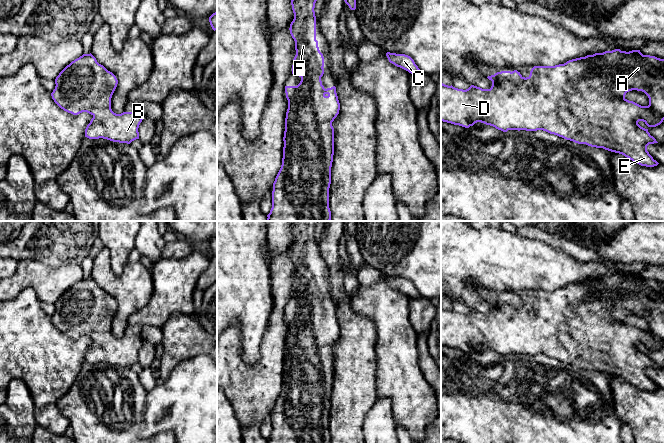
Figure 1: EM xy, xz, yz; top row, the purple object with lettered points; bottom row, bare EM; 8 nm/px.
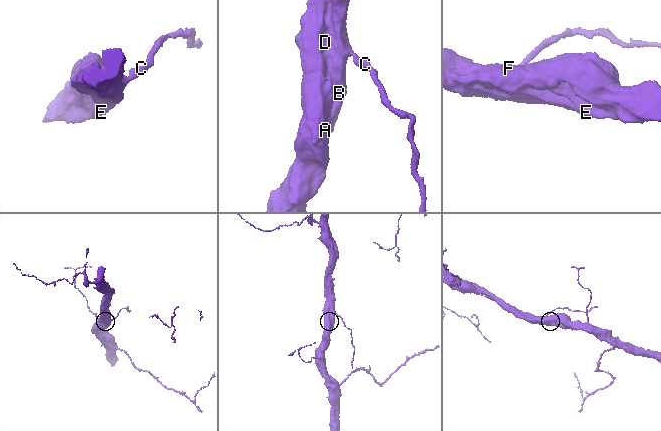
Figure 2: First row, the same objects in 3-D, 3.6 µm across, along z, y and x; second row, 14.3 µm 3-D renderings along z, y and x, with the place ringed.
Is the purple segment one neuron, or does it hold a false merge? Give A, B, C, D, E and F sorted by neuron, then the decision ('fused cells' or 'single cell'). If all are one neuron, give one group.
groups A B C D E F; single cell

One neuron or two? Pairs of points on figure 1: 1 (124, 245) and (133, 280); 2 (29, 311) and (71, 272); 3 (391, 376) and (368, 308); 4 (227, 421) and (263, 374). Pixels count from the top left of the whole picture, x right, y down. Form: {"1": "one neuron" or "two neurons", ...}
{"1": "two neurons", "2": "two neurons", "3": "one neuron", "4": "two neurons"}

